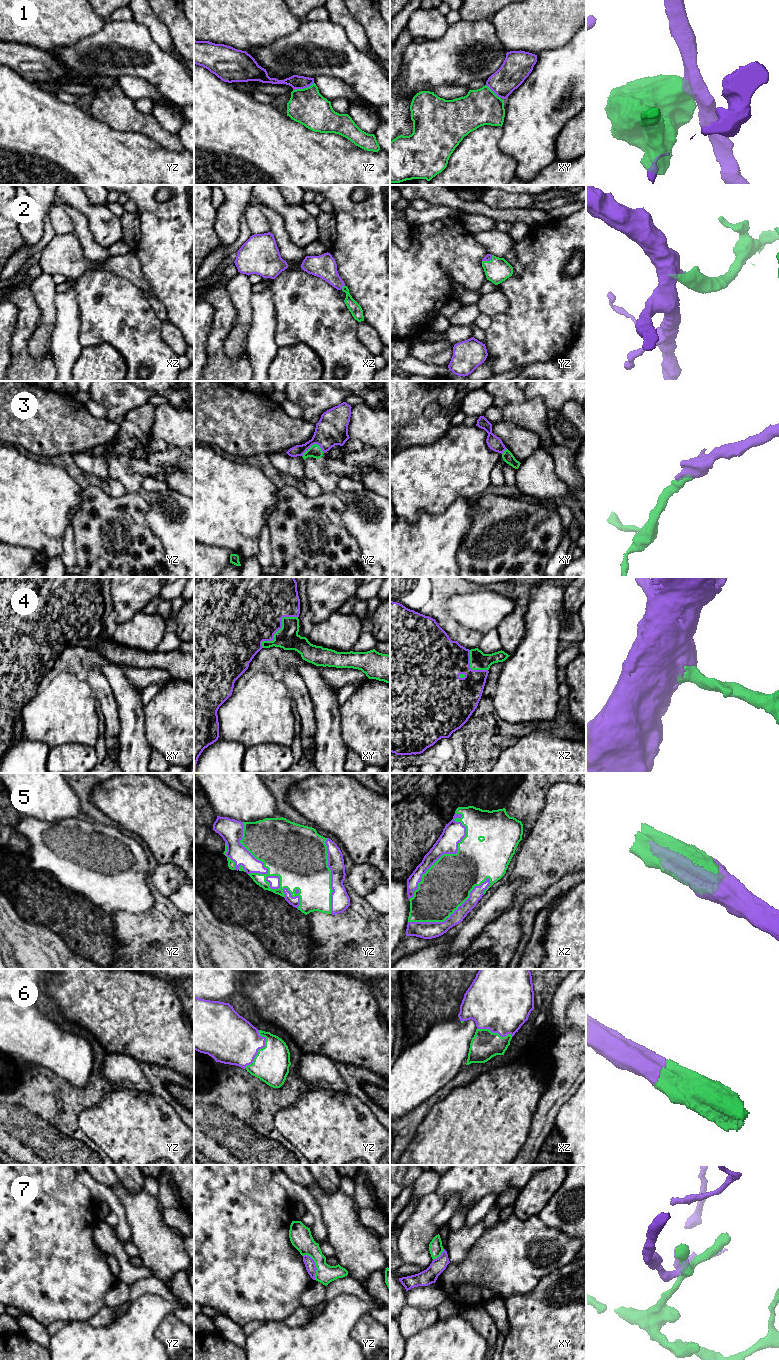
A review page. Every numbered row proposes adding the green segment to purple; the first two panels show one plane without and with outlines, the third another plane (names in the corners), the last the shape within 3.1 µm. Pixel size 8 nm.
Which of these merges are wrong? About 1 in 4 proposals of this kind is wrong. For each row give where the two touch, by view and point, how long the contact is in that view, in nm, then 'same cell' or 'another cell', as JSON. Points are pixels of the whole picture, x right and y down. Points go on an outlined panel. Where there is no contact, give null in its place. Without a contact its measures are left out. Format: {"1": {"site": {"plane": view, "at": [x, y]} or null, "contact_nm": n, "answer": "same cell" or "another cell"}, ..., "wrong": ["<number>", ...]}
{"1": {"site": {"plane": "yz", "at": [303, 88]}, "contact_nm": 190, "answer": "another cell"}, "2": {"site": {"plane": "xz", "at": [342, 286]}, "contact_nm": 40, "answer": "same cell"}, "3": {"site": {"plane": "yz", "at": [312, 444]}, "contact_nm": 180, "answer": "same cell"}, "4": {"site": {"plane": "xy", "at": [279, 628]}, "contact_nm": 380, "answer": "same cell"}, "5": {"site": {"plane": "yz", "at": [258, 860]}, "contact_nm": 600, "answer": "same cell"}, "6": {"site": {"plane": "yz", "at": [260, 1048]}, "contact_nm": 340, "answer": "same cell"}, "7": {"site": {"plane": "yz", "at": [315, 1265]}, "contact_nm": 220, "answer": "another cell"}, "wrong": ["1", "7"]}

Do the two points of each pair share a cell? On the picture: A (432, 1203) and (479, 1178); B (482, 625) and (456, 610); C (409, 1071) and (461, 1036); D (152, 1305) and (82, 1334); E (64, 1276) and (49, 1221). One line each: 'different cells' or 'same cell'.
A: different cells
B: same cell
C: same cell
D: same cell
E: same cell

